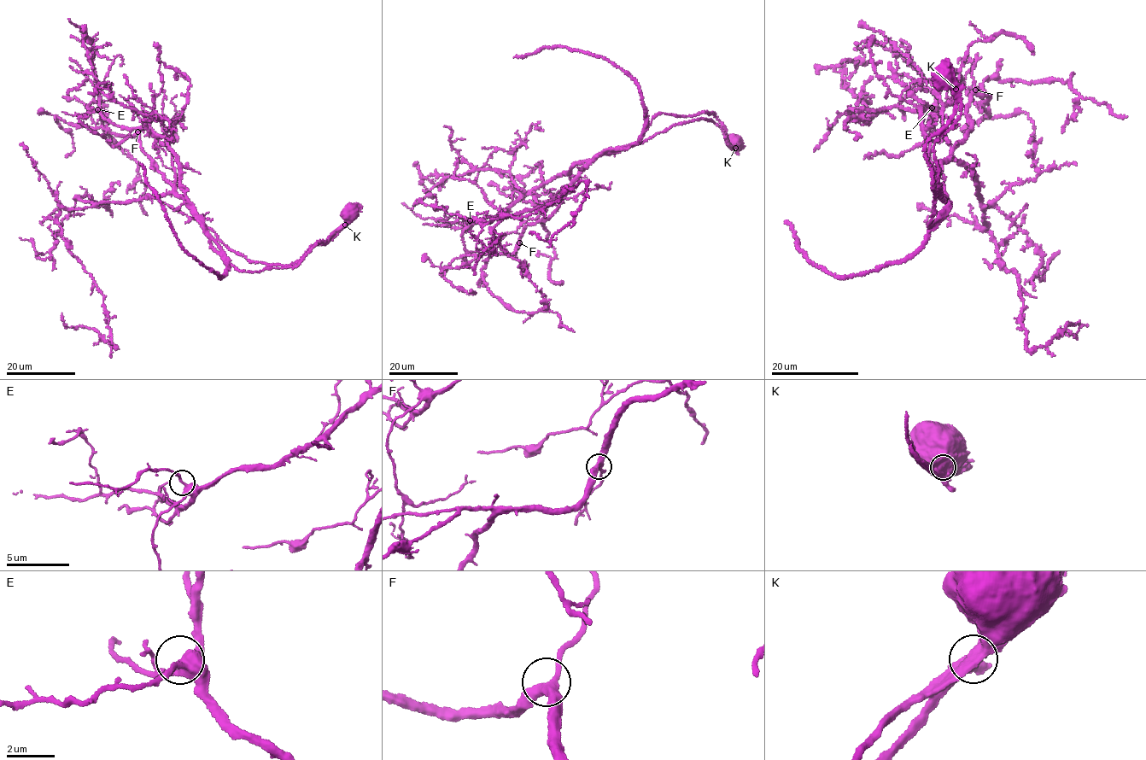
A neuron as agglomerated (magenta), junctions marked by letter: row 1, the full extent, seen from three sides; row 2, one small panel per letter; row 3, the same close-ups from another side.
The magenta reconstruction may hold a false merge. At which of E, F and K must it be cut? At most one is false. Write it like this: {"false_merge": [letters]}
{"false_merge": ["K"]}

